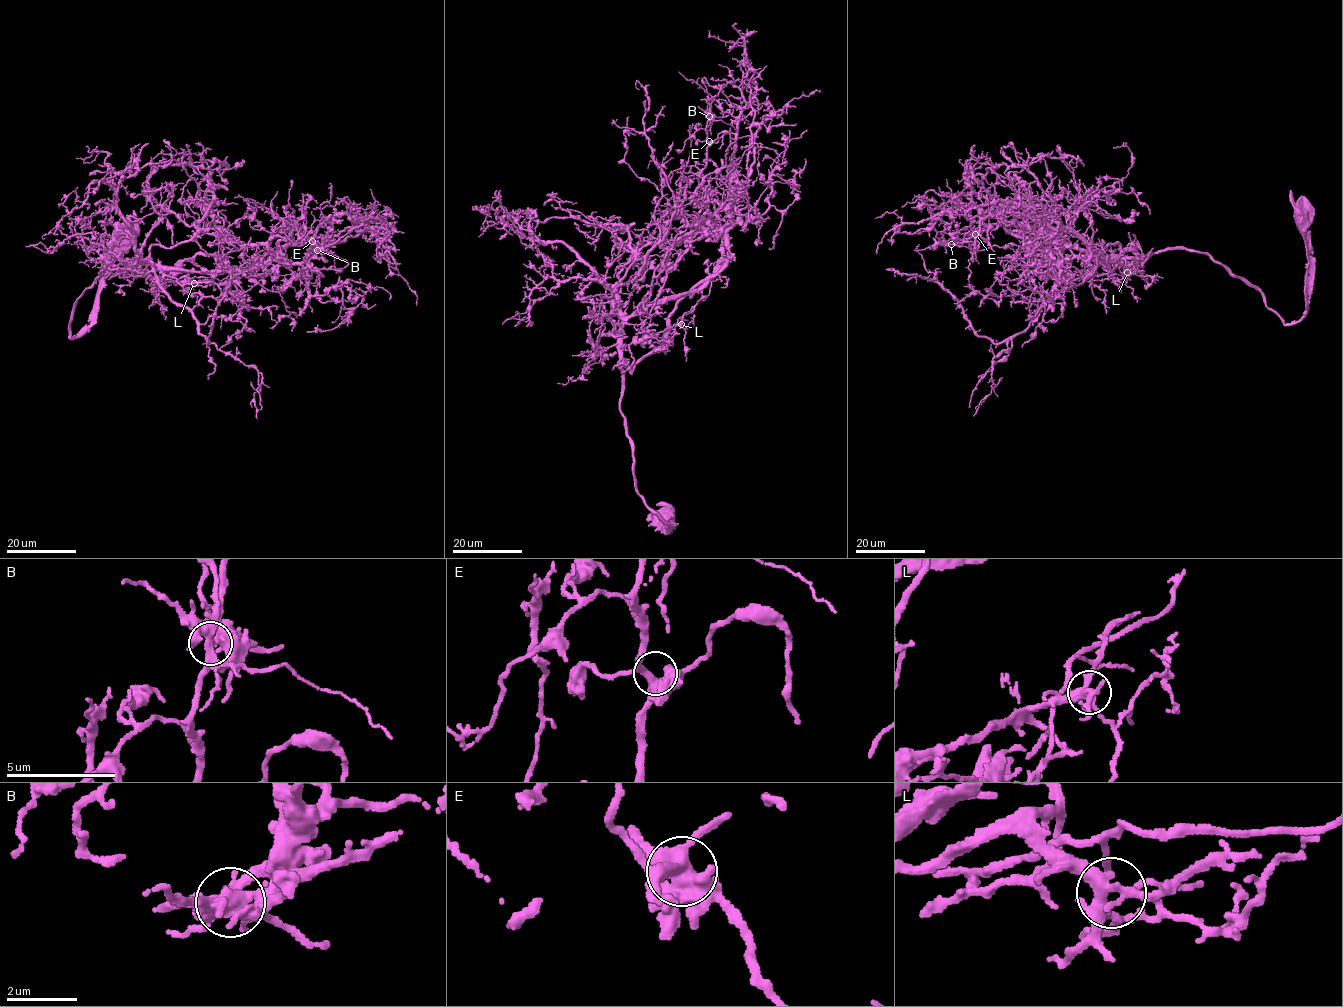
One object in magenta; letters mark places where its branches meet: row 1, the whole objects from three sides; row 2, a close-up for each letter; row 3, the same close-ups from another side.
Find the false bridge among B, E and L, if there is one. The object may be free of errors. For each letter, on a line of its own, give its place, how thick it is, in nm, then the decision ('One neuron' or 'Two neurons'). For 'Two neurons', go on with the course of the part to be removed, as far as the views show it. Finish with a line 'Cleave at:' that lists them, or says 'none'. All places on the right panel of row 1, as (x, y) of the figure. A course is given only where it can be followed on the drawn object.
B: Place: (951, 244). Thickness 360 nm. One neuron
E: Place: (975, 234). Thickness 400 nm. One neuron
L: Place: (1127, 272). Thickness 360 nm. One neuron
Cleave at: none

